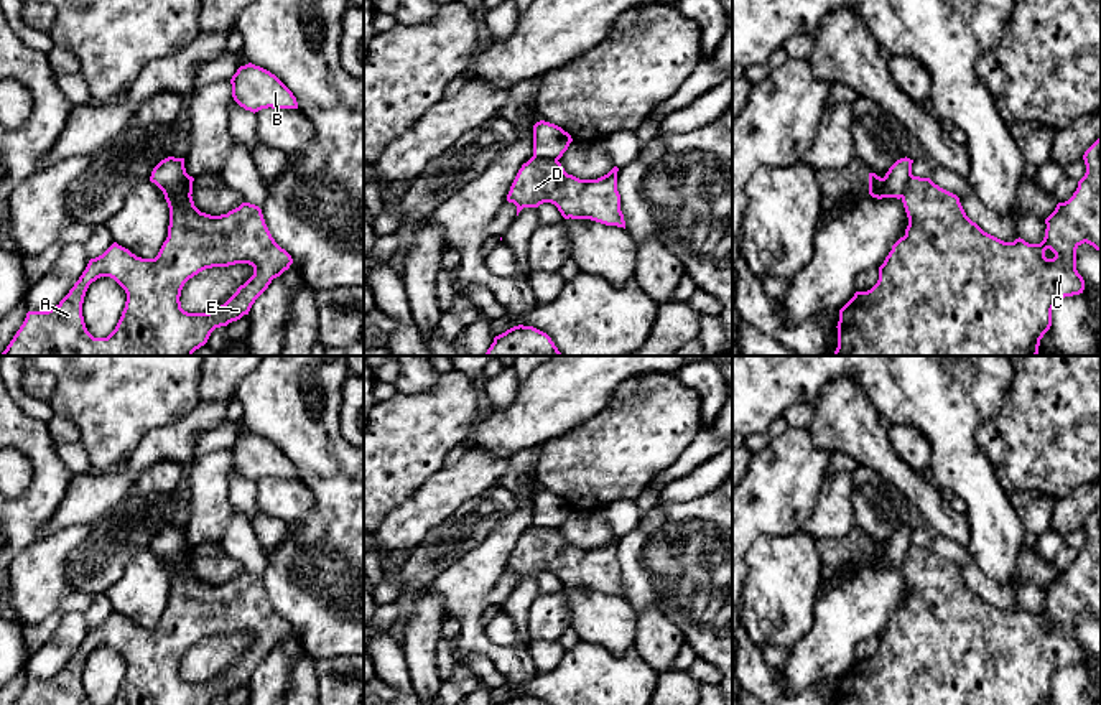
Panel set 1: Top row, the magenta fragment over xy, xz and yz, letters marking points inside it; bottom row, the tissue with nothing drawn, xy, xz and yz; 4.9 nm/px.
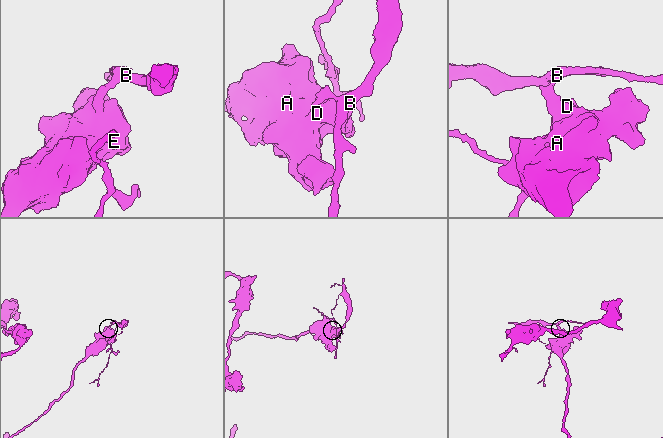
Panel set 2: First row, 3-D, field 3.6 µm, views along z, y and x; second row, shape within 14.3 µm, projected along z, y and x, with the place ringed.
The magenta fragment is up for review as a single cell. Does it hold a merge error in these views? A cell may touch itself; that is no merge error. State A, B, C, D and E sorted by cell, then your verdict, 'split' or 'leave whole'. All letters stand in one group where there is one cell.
A C D E / B | split

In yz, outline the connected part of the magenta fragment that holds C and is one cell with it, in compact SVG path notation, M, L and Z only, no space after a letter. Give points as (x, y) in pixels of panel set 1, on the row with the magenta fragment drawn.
M1101 137L1083 155L1086 173L1078 181L1078 188L1073 196L1058 203L1055 211L1045 219L1045 237L1040 244L1029 244L1024 239L1014 242L1004 242L987 232L984 232L976 222L973 222L959 198L938 184L930 178L913 176L908 180L902 203L908 217L905 236L894 245L884 264L879 267L879 280L867 292L856 292L854 296L839 310L838 321L838 348L833 356L1037 356L1040 339L1052 326L1052 310L1060 298L1080 295L1085 290L1085 280L1076 270L1076 249L1081 244L1089 244L1101 252Z

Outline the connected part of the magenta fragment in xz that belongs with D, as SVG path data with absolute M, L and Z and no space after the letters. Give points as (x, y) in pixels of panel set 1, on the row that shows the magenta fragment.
M532 156L518 170L507 201L517 206L517 216L523 208L551 203L564 219L591 219L625 229L617 171L614 166L597 180L579 180L568 175L558 160Z

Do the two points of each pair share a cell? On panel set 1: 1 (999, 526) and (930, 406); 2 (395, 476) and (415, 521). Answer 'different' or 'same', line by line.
1: same
2: different

